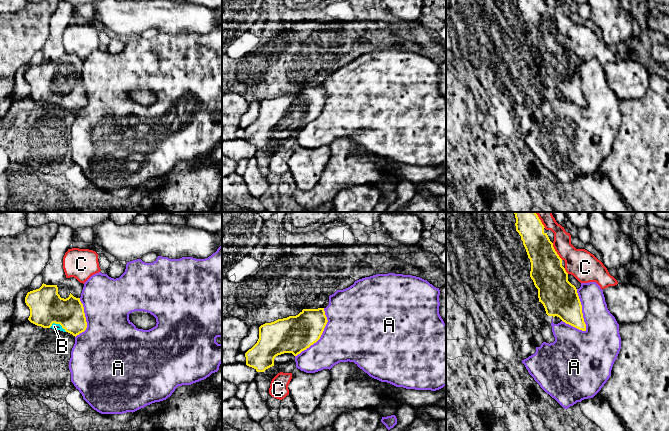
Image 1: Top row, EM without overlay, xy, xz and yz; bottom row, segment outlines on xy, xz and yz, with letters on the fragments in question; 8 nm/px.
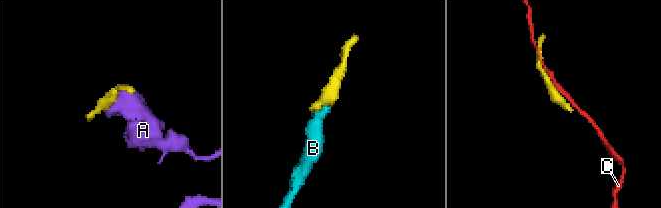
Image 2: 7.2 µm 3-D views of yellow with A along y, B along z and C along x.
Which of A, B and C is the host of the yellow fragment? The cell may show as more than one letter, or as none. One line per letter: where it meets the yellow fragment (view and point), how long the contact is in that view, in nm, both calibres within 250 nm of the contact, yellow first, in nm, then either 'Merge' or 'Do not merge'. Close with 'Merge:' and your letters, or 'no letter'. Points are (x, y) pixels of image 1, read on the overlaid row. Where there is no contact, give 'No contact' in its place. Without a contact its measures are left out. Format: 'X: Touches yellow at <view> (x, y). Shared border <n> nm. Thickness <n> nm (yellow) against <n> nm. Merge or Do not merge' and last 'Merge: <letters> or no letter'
A: Touches yellow at yz (581, 310). Shared border 360 nm. Thickness 300 nm (yellow) against 280 nm. Do not merge
B: Touches yellow at xy (58, 323). Shared border 150 nm. Thickness 280 nm (yellow) against 50 nm. Merge
C: Touches yellow at yz (555, 251). Shared border 160 nm. Thickness 280 nm (yellow) against 240 nm. Do not merge
Merge: B

